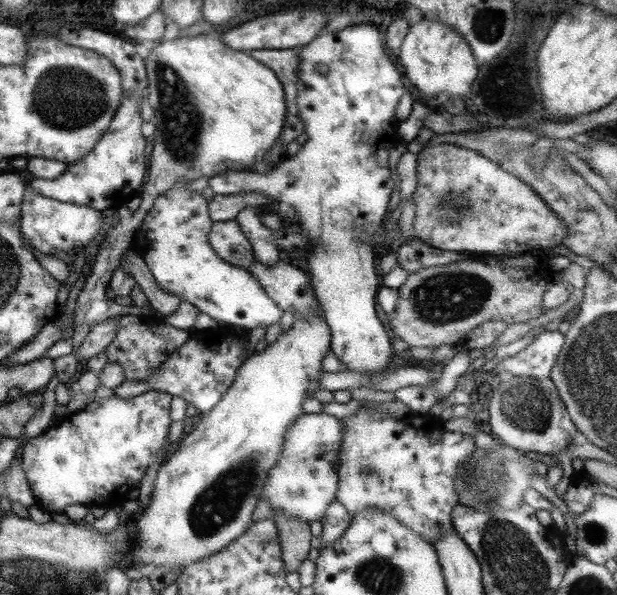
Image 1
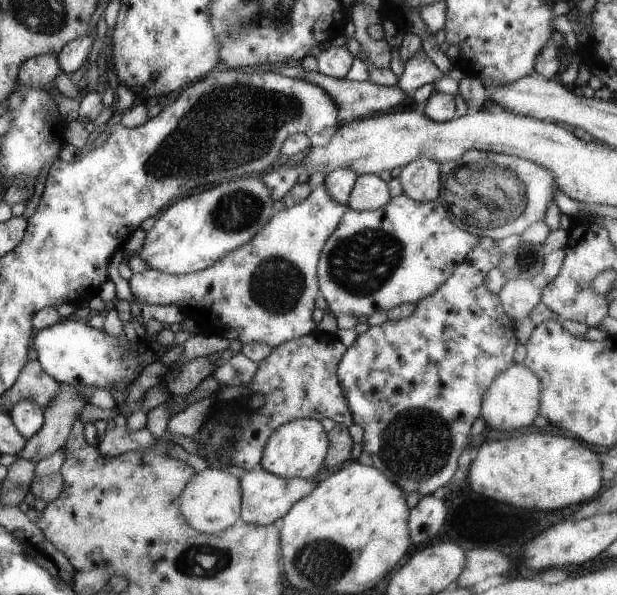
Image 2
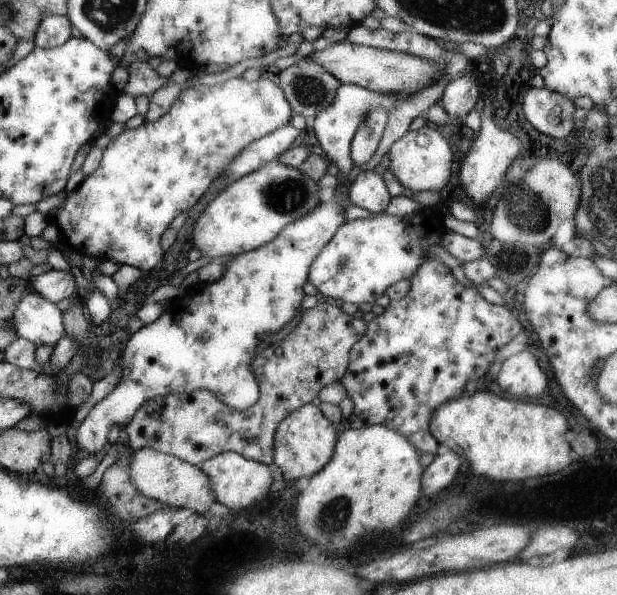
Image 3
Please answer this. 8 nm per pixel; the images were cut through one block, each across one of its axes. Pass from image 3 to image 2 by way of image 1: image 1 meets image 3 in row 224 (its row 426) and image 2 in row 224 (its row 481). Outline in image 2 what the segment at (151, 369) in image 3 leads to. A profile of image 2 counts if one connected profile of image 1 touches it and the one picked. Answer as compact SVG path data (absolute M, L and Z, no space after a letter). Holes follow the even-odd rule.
M320 182L314 190L312 190L309 196L299 204L285 207L281 212L275 214L275 216L256 234L255 238L252 238L247 244L232 250L227 256L224 256L220 261L212 264L212 267L206 268L205 270L200 270L194 273L185 273L182 275L170 275L169 273L164 273L158 271L157 269L148 269L140 274L134 274L132 278L128 281L130 283L130 289L132 290L132 296L139 304L147 303L148 305L175 305L183 310L184 317L190 317L192 320L196 321L198 324L199 331L201 333L216 334L221 338L224 338L228 342L238 340L242 345L247 343L263 343L268 347L276 347L284 342L289 342L293 339L301 338L302 336L308 335L309 333L315 332L317 329L316 324L313 320L313 312L315 310L315 301L320 296L319 285L317 280L317 267L319 264L320 254L324 249L325 243L328 238L332 235L332 232L338 228L340 225L340 220L342 216L350 209L348 204L337 202L329 191L326 189L326 184Z

